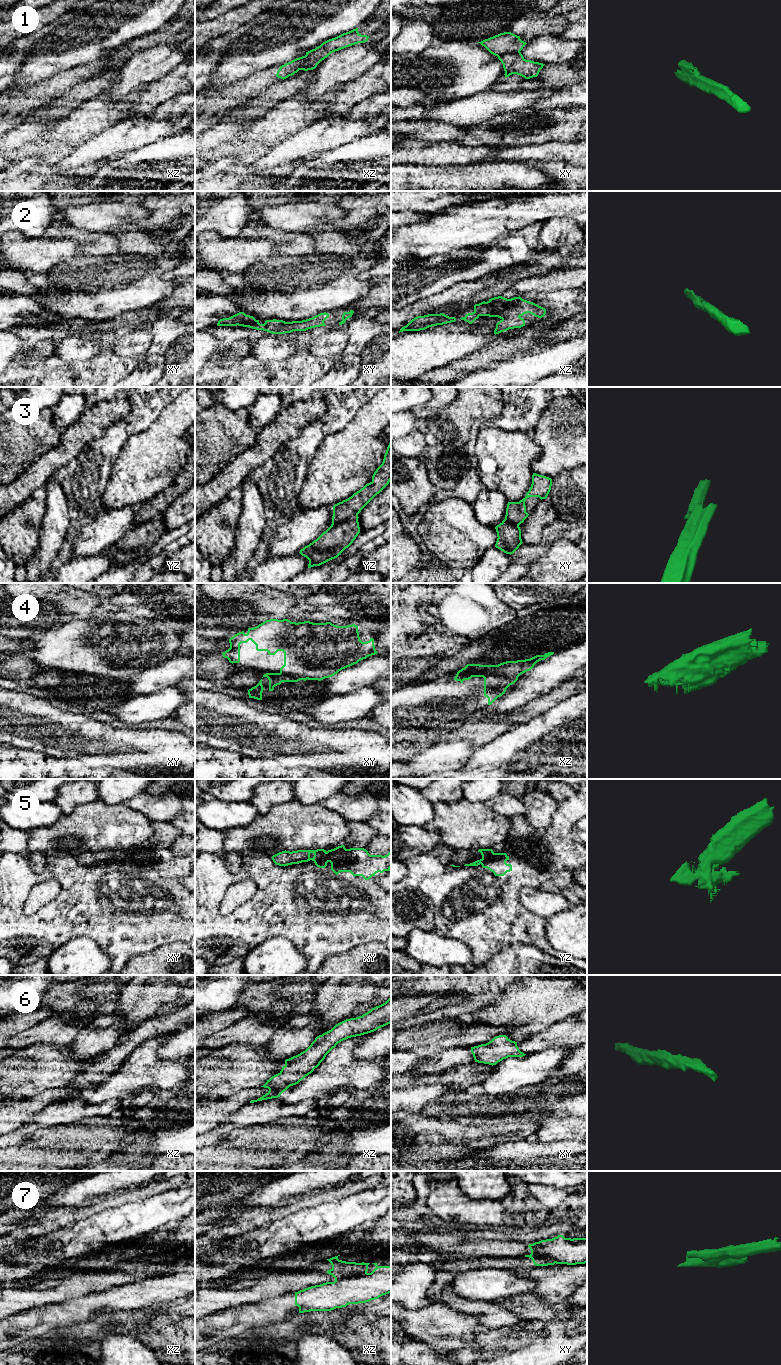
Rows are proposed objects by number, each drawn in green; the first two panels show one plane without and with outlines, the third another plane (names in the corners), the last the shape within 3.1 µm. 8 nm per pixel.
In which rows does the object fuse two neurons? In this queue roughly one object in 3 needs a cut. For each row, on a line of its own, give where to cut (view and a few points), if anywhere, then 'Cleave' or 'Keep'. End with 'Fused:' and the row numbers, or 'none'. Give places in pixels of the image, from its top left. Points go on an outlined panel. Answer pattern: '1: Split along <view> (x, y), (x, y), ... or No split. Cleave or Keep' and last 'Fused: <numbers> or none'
1: Split along xy (519, 51), (505, 53), (498, 57). Cleave
2: No split. Keep
3: Split along yz (357, 514), (344, 521), (334, 521), (332, 523). Cleave
4: Split along xz (489, 665), (482, 672), (457, 673). Cleave
5: No split. Keep
6: No split. Keep
7: Split along xy (532, 1244), (534, 1254), (550, 1257), (555, 1262). Cleave
Fused: 1, 3, 4, 7

